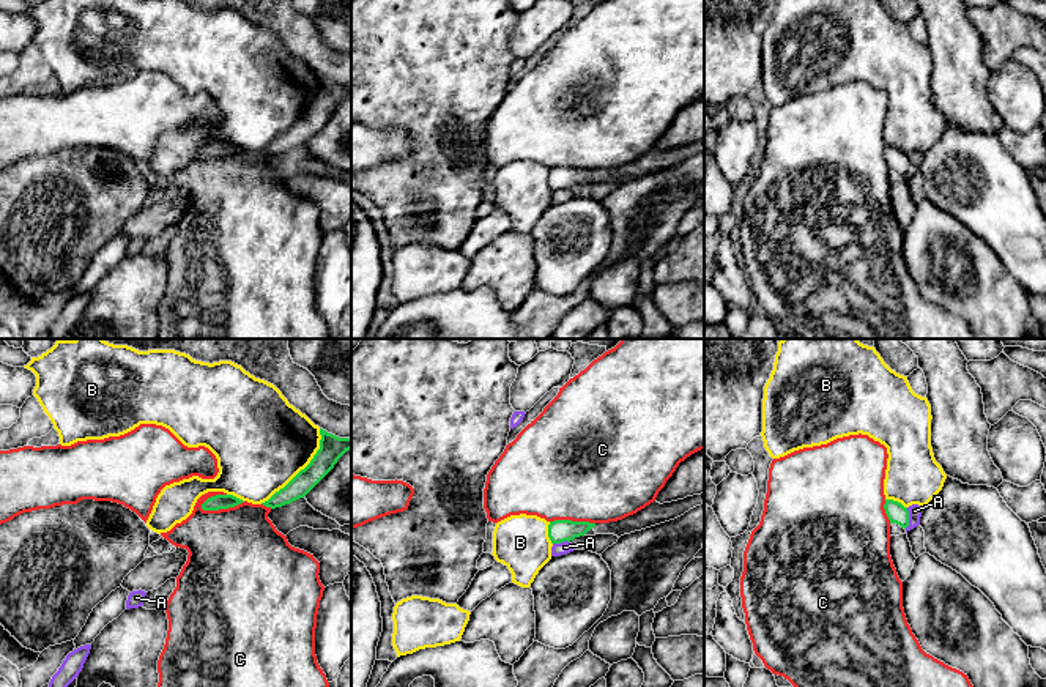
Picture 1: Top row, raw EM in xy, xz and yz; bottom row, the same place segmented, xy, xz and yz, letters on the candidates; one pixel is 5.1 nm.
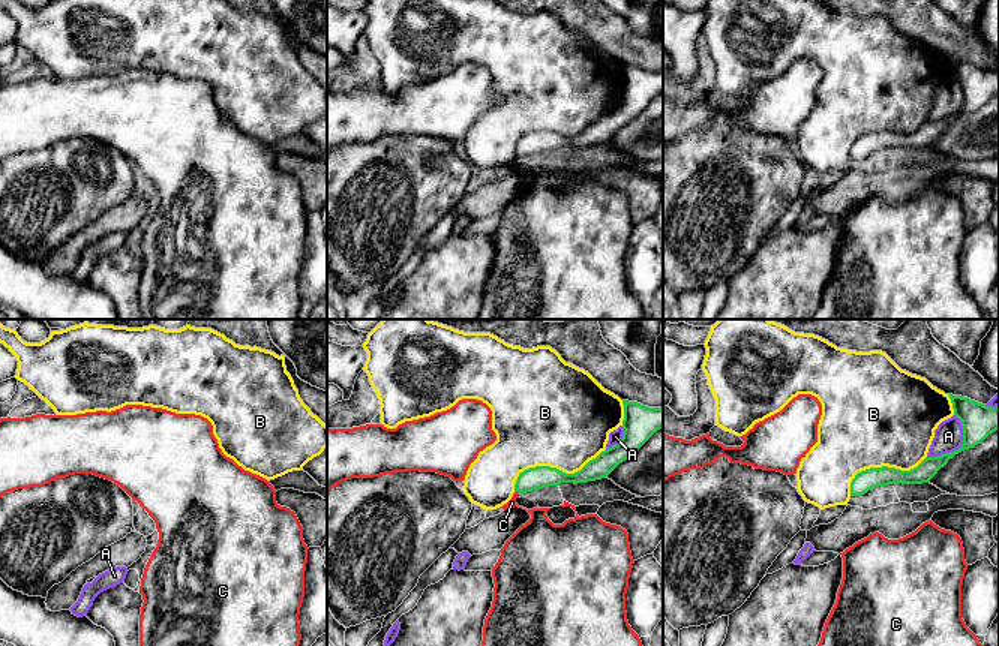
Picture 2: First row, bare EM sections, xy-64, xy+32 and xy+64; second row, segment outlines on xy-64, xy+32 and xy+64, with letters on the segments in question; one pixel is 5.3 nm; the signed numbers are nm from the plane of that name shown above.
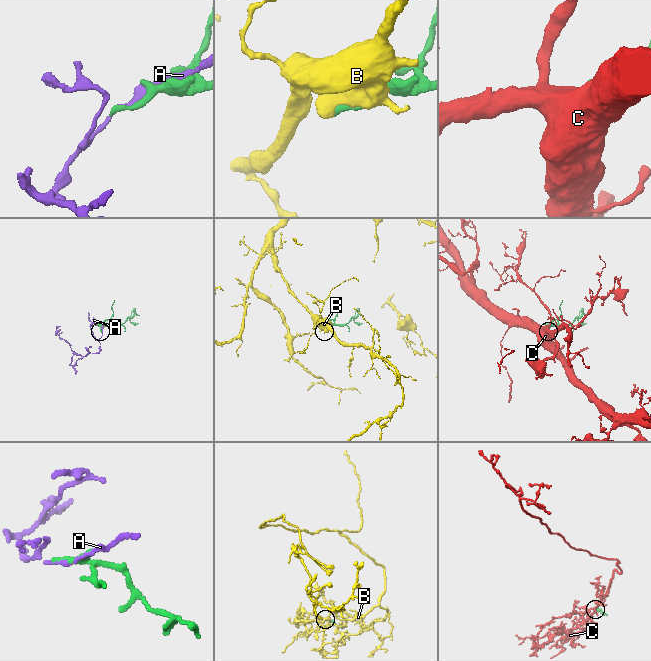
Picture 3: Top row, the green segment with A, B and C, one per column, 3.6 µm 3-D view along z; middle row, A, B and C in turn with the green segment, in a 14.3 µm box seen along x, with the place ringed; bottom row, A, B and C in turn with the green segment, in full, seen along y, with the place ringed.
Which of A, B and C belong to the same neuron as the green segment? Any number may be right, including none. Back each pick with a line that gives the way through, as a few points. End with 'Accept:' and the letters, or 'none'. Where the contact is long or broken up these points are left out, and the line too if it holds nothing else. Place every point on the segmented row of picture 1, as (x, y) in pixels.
Accept: none

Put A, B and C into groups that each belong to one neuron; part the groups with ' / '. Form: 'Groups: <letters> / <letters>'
Groups: A / B / C

